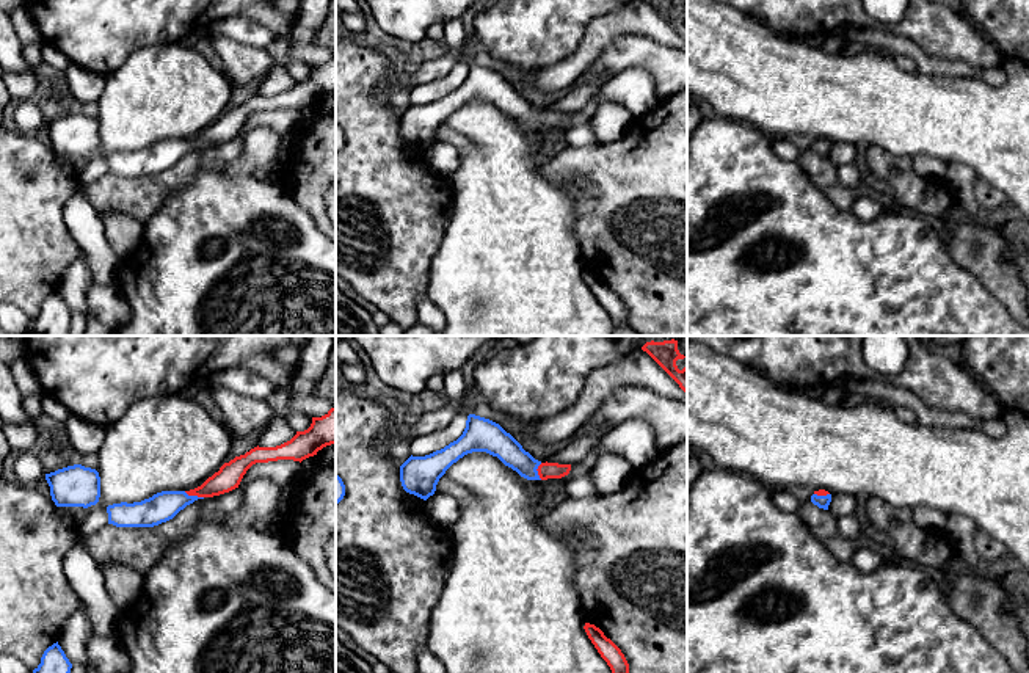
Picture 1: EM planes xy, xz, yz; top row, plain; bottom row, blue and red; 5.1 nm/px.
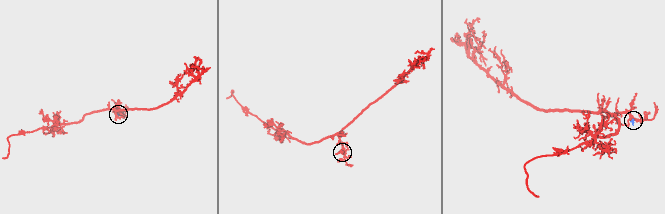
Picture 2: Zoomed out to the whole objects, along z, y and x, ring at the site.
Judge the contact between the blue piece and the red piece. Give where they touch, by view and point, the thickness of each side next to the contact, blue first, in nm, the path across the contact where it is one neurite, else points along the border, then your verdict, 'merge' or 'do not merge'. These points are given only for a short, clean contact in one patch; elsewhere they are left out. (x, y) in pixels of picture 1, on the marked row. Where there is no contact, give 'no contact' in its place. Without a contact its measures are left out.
meets blue in xy at (193, 496); 150 nm thick on the blue side, 130 nm on the other; merge

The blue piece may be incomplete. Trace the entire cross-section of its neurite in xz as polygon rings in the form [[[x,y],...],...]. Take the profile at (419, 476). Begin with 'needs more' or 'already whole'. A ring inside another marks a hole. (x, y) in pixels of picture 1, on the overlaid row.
needs more; [[[469,414],[463,435],[425,457],[409,457],[400,466],[400,482],[406,493],[424,500],[435,494],[445,471],[472,452],[486,452],[497,457],[505,466],[527,480],[562,478],[569,474],[571,464],[541,463],[507,433],[499,424]]]

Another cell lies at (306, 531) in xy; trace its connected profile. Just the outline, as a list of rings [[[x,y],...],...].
[[[336,444],[323,447],[314,458],[318,471],[312,475],[303,472],[290,485],[296,507],[289,518],[282,518],[279,538],[336,593],[325,558],[325,544],[336,530]]]

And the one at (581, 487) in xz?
[[[590,474],[573,477],[565,482],[565,494],[568,499],[584,499],[584,497],[593,497],[598,494],[593,478]]]

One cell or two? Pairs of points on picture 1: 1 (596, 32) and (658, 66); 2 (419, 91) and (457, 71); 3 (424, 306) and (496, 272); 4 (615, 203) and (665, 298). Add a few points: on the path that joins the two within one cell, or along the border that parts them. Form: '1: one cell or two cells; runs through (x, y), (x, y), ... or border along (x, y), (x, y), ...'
1: two cells; border along (650, 36), (637, 33), (617, 36), (589, 68)
2: one cell; runs through (429, 91), (447, 80)
3: two cells; border along (425, 294), (446, 319)
4: one cell; runs through (629, 226), (650, 250), (653, 275)

